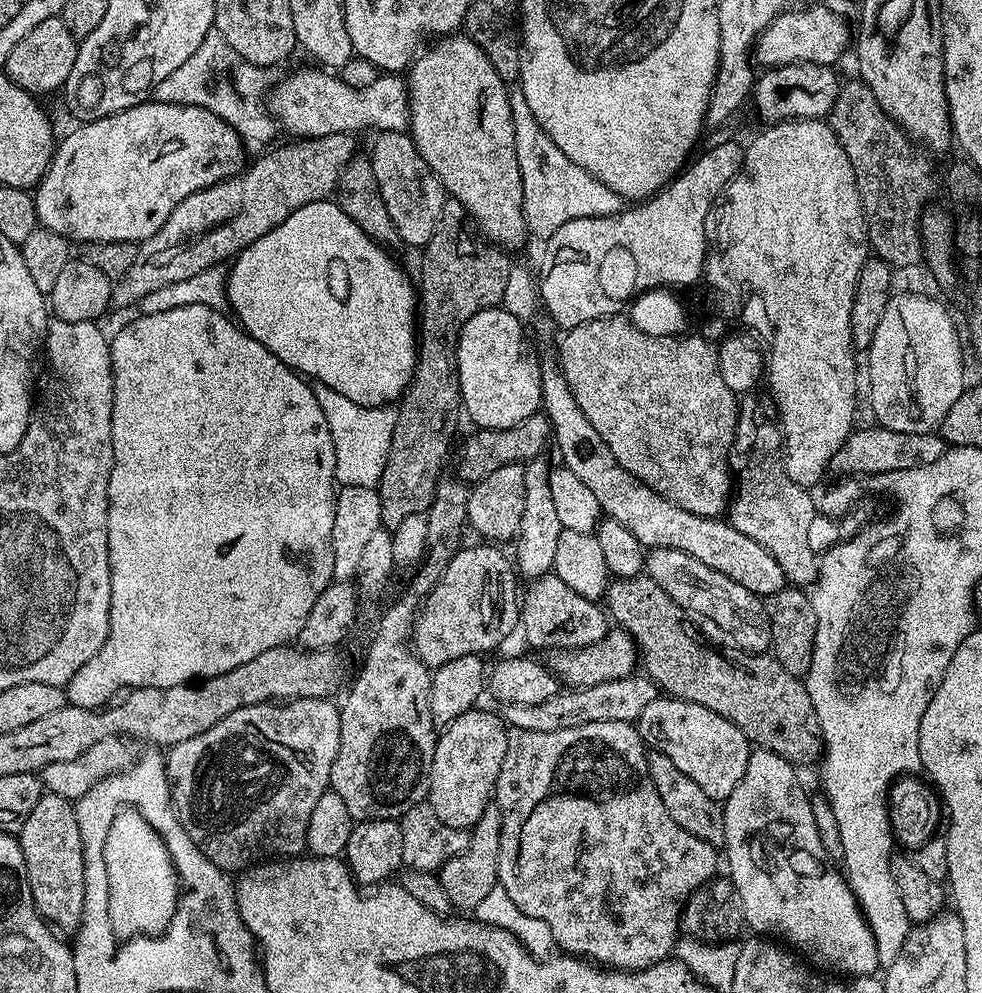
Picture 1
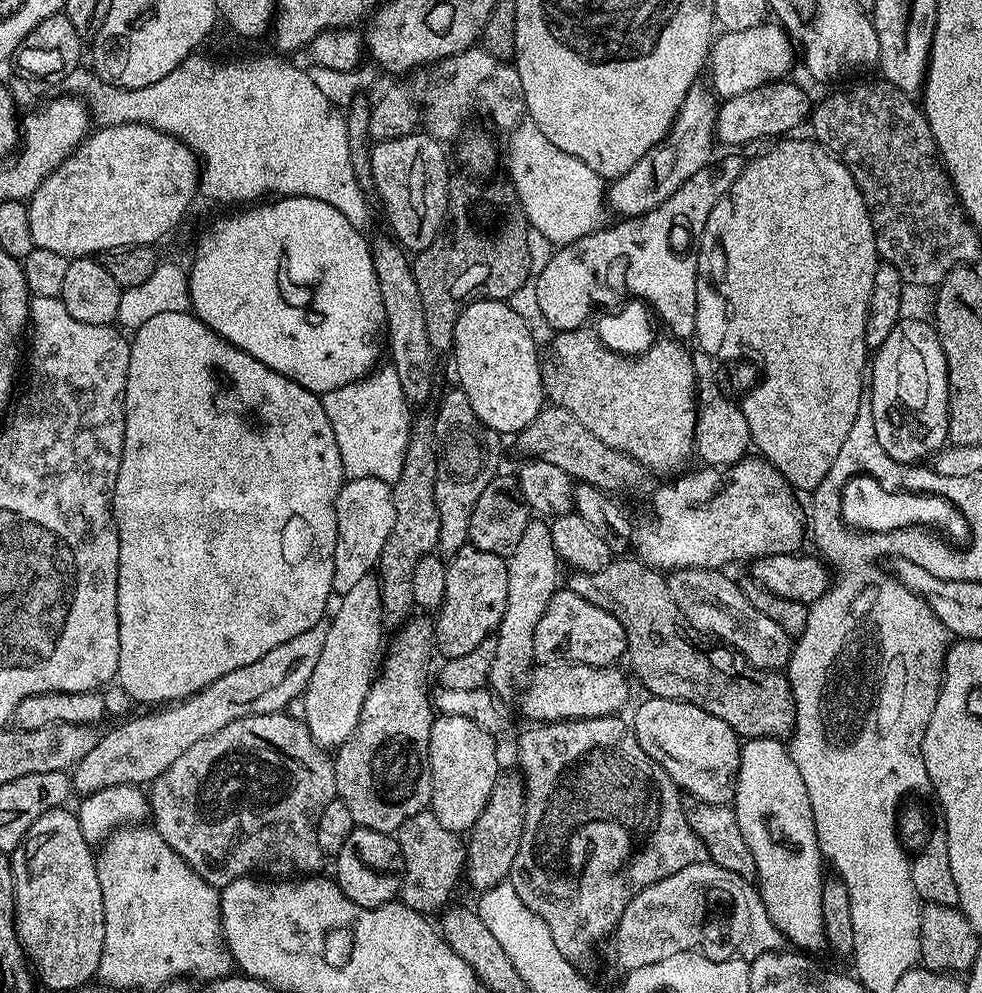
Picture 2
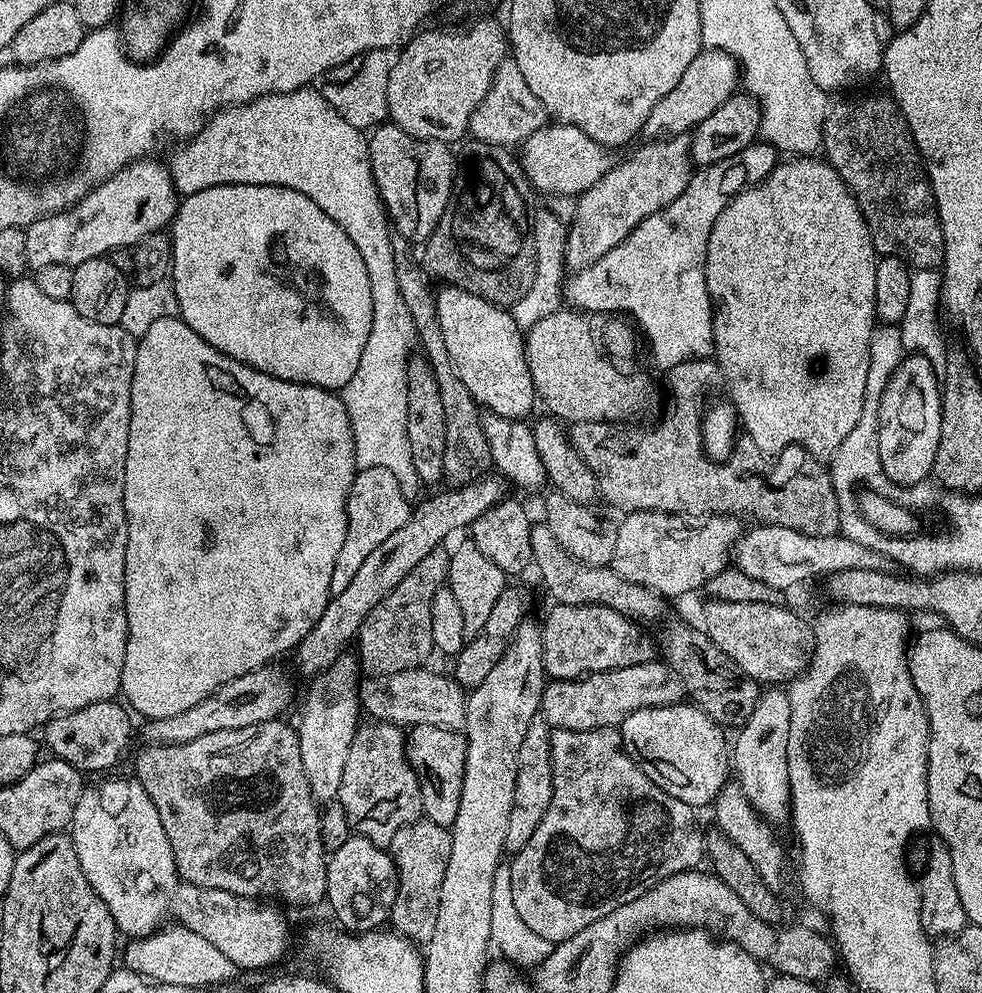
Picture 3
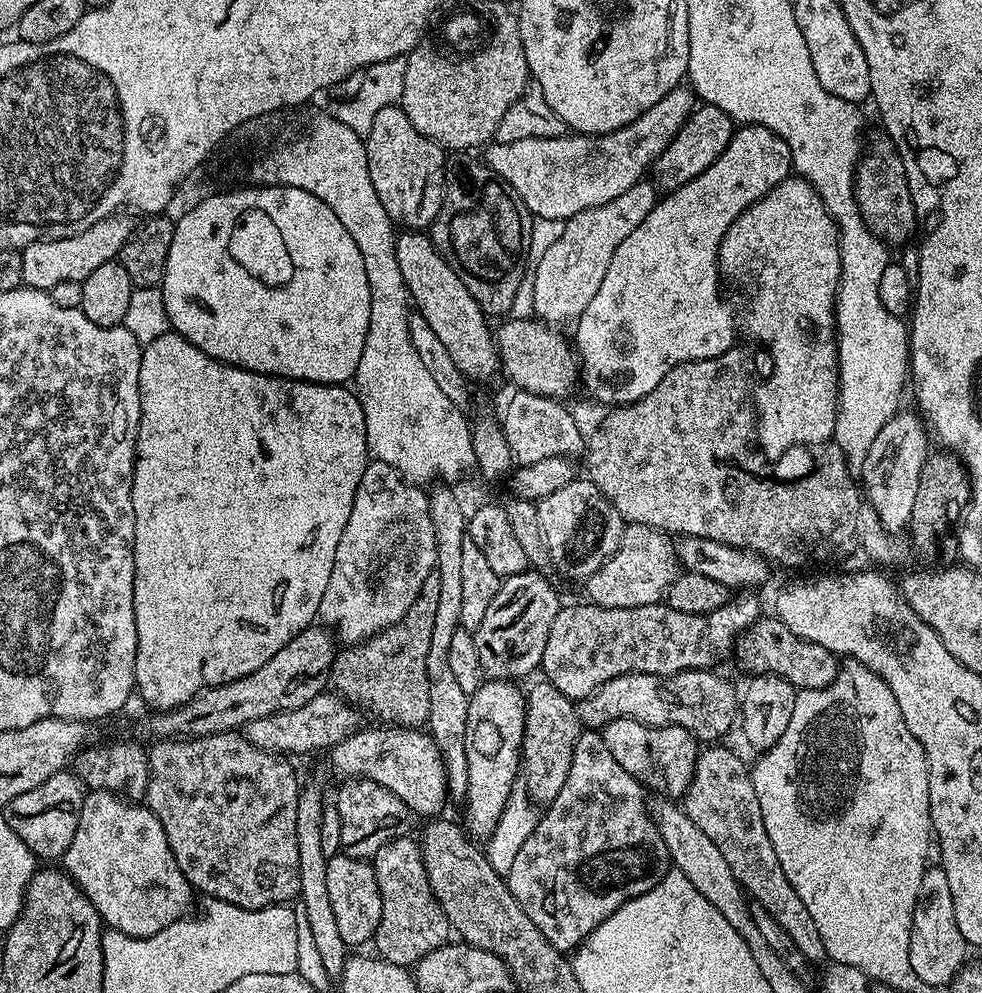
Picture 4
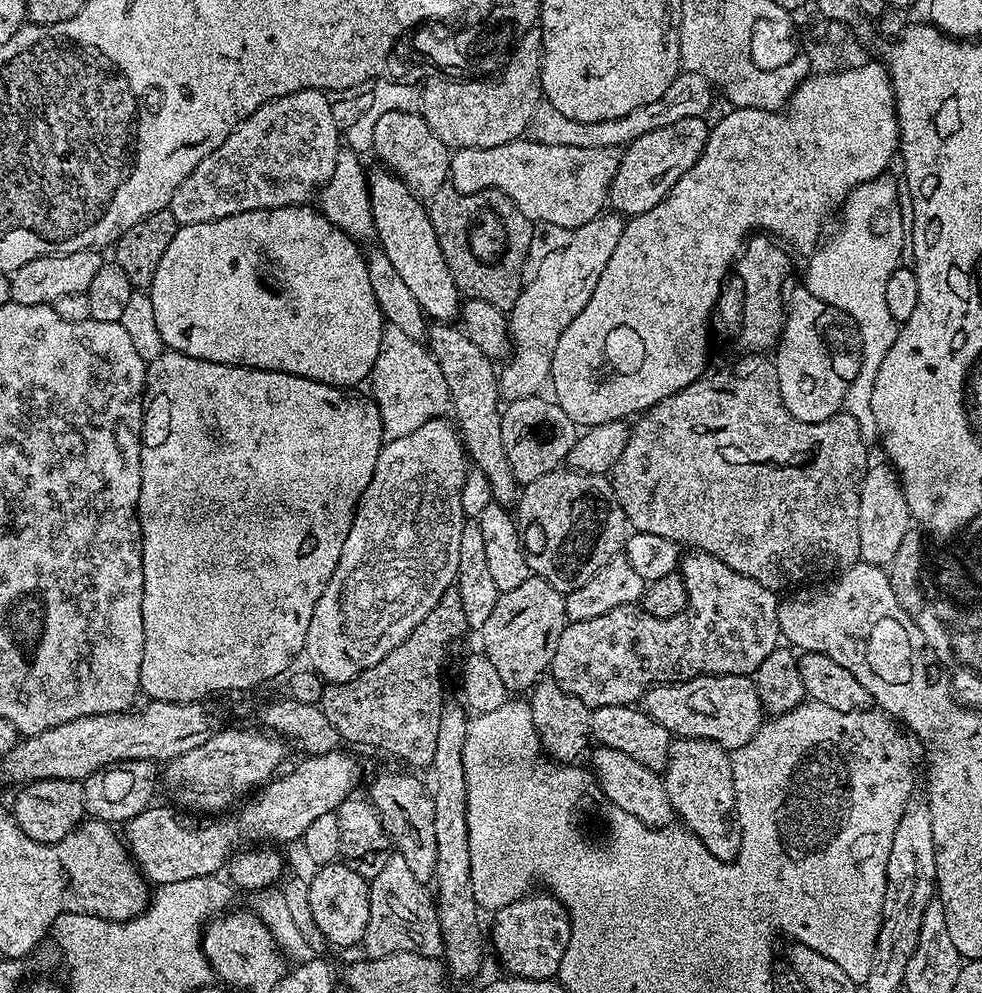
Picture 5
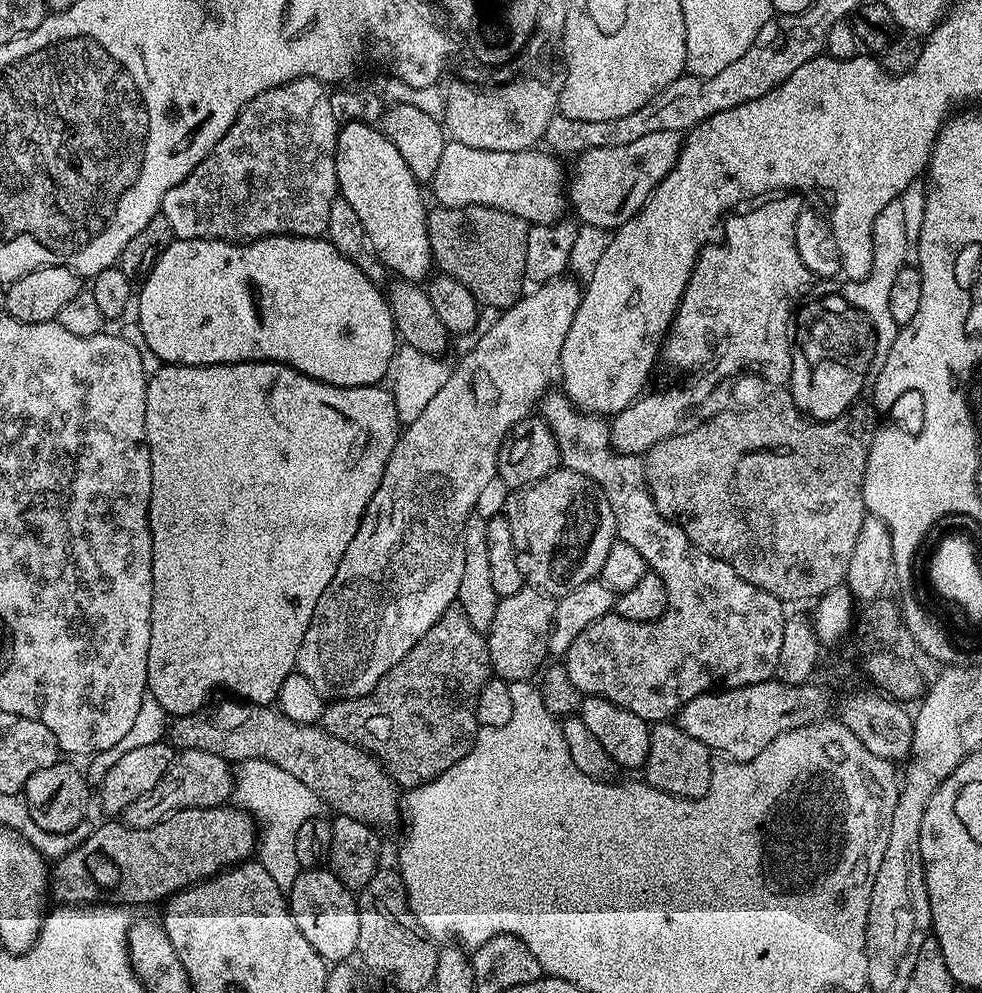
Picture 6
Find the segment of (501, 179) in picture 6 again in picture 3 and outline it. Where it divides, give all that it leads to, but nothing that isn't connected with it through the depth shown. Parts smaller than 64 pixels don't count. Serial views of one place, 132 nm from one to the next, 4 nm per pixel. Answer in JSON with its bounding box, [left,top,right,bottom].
[518,48,738,198]

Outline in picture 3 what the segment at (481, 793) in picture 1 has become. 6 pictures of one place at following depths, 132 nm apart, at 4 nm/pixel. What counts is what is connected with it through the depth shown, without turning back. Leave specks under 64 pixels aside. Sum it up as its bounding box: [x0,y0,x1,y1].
[406,724,466,826]

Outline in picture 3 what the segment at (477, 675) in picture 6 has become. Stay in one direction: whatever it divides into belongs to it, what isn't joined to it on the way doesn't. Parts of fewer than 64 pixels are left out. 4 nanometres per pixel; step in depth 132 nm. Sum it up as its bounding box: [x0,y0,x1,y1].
[354,546,450,678]

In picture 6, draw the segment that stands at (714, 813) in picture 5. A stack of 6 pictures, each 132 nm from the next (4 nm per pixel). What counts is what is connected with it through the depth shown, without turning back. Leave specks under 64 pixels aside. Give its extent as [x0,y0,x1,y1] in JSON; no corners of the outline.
[642,722,714,800]

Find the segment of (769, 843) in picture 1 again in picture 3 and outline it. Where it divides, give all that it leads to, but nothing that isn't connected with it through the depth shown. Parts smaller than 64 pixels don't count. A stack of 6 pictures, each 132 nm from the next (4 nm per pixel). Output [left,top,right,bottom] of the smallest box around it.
[730,686,792,826]

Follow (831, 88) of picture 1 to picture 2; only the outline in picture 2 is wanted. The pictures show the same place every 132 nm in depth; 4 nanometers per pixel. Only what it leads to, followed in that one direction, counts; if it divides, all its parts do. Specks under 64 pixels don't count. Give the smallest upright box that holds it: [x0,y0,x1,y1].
[716,82,810,144]

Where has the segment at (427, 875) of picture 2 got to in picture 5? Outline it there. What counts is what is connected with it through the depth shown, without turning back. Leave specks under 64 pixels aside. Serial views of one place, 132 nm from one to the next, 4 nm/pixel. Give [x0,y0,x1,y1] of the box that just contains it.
[362,854,444,958]

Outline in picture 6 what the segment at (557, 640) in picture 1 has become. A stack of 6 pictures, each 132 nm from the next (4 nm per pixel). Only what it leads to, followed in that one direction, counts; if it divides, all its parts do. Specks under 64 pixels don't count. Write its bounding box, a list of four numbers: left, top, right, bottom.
[538,390,786,722]

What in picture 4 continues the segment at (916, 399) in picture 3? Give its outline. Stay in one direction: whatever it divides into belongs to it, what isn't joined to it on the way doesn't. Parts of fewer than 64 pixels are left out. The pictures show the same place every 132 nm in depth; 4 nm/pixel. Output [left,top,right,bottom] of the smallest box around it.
[858,410,930,534]

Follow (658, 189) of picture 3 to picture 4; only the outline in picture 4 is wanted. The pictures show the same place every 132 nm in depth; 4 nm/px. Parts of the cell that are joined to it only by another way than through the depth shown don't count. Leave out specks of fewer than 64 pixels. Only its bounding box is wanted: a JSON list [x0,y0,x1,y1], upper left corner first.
[534,182,657,326]

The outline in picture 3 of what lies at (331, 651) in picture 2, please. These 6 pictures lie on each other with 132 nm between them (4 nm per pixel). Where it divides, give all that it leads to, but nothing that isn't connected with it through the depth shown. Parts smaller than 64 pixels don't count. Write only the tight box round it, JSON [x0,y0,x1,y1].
[296,655,362,804]

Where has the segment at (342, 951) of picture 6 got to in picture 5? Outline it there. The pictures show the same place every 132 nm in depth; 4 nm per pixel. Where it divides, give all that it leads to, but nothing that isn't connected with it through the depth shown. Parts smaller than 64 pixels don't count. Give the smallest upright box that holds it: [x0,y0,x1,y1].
[310,862,370,948]

